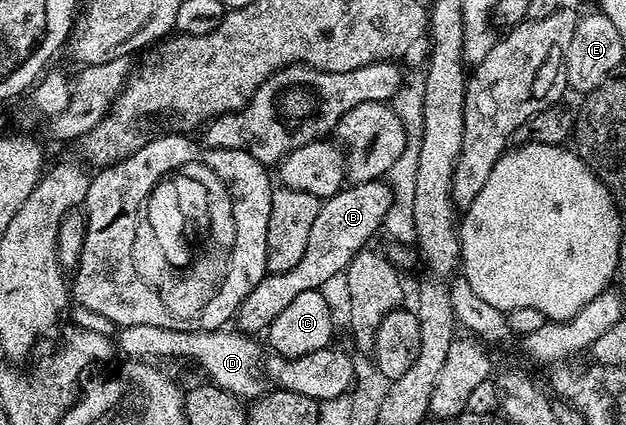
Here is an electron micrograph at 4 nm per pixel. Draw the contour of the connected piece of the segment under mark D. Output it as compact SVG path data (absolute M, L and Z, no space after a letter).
M126 326L119 330L118 349L128 359L156 359L152 357L189 357L208 372L207 380L230 391L241 399L255 399L265 392L262 380L262 354L255 336L239 331L227 333L227 328L212 329L208 333L187 333L167 330L166 327Z

